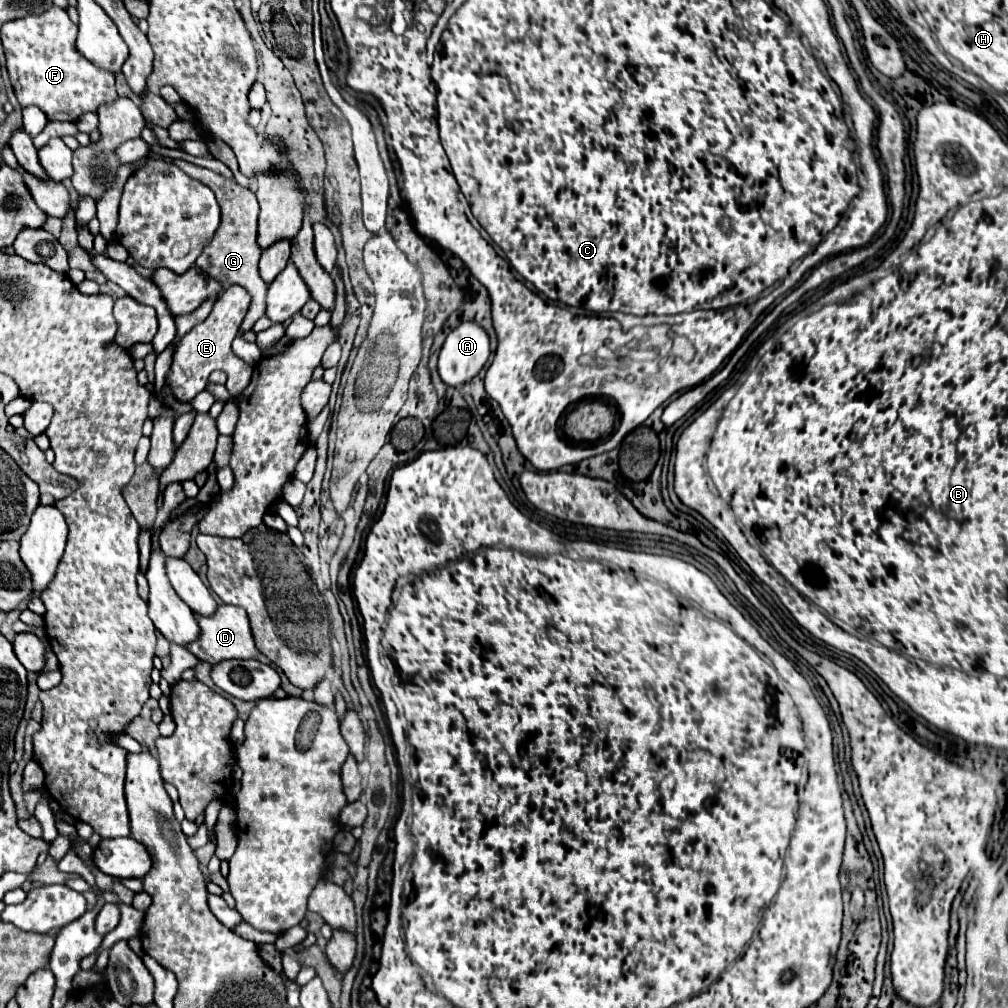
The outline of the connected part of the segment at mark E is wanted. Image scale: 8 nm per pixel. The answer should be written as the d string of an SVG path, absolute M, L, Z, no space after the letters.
M228 286L224 288L222 296L216 300L210 316L195 326L178 344L174 355L170 372L168 372L168 386L172 388L172 394L182 400L190 402L198 392L204 390L208 376L212 370L224 370L227 374L226 388L232 397L237 397L248 386L252 378L252 366L240 360L232 352L232 340L240 332L242 318L246 316L250 304L250 294L242 286Z

